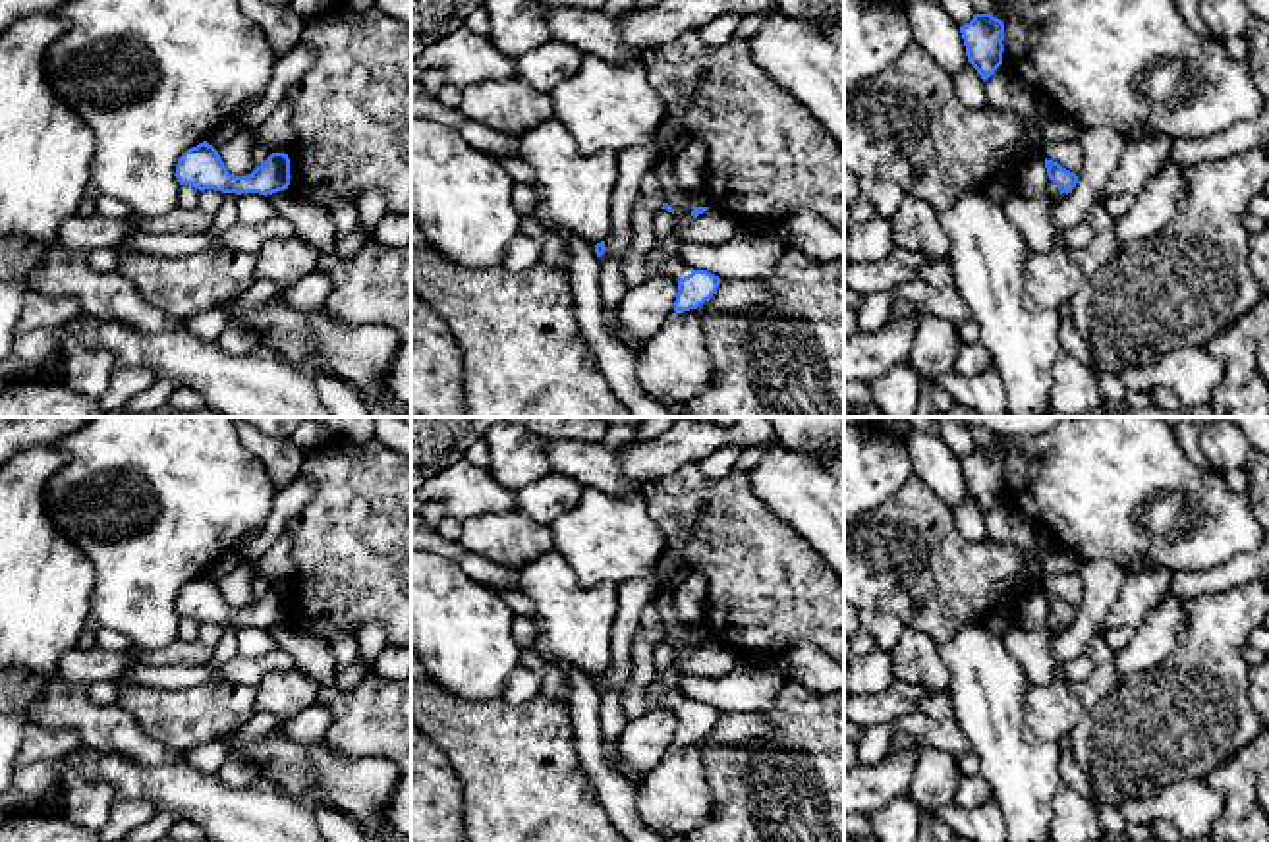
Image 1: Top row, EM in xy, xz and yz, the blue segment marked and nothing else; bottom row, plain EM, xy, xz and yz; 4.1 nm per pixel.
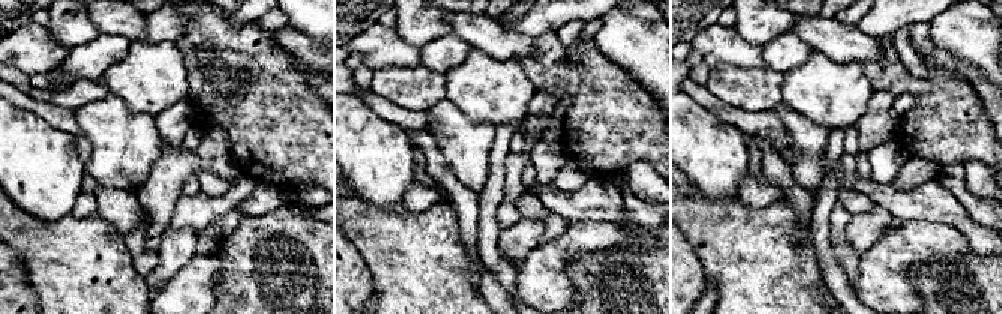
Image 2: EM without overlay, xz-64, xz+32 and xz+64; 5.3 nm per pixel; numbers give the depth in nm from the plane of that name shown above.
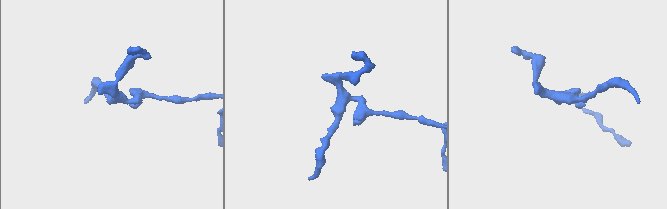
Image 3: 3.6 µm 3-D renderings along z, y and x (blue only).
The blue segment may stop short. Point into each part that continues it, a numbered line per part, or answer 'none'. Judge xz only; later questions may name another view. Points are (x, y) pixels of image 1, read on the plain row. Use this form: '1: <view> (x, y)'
1: xz (673, 698)

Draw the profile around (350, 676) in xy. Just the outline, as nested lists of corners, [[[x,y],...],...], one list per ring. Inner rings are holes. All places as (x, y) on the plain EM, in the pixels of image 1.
[[[357,659],[352,666],[338,672],[338,684],[346,689],[352,689],[367,676],[369,676],[369,668],[361,659]]]

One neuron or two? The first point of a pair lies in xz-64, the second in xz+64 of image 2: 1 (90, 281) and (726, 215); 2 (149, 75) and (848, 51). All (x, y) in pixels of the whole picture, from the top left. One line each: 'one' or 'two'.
1: one
2: two

